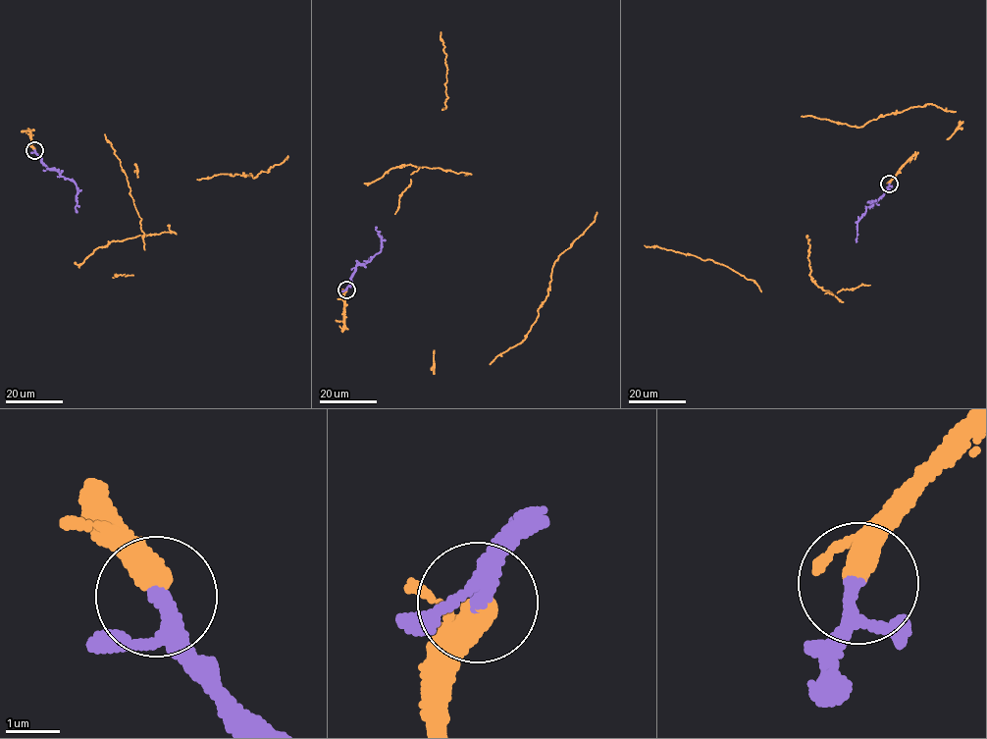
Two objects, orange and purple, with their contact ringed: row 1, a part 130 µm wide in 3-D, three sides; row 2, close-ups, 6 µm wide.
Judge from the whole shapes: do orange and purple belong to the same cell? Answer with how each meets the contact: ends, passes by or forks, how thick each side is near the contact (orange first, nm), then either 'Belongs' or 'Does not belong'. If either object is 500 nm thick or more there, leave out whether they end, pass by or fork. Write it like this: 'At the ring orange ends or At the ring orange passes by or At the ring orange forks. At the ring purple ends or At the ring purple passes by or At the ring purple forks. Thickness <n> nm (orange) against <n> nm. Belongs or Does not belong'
At the ring orange ends. At the ring purple passes by. Thickness 460 nm (orange) against 200 nm. Belongs

